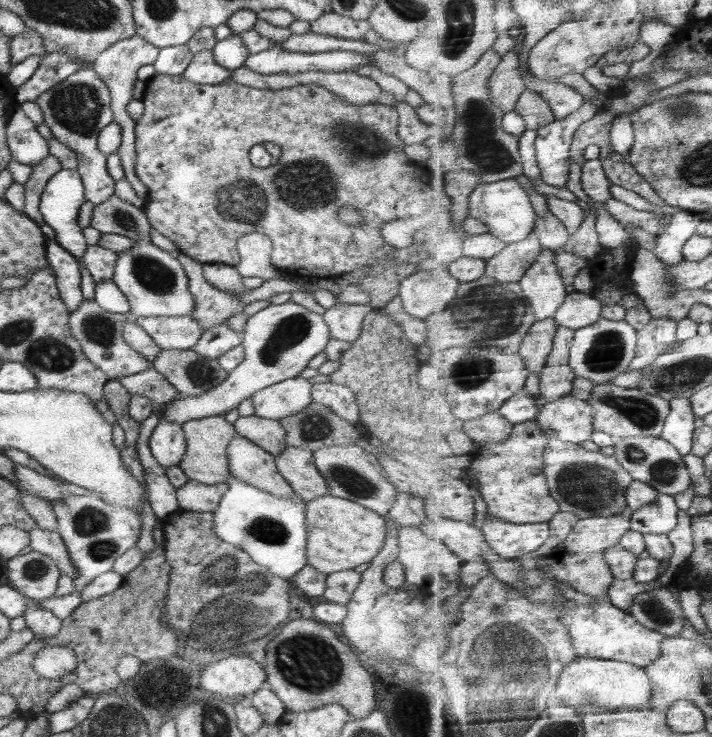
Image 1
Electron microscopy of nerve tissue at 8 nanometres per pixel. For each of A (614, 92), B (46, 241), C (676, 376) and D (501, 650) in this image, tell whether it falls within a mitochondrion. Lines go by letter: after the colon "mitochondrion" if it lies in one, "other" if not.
A: other
B: other
C: mitochondrion
D: mitochondrion

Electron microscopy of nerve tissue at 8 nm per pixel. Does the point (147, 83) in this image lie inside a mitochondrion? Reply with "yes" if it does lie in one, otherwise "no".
no

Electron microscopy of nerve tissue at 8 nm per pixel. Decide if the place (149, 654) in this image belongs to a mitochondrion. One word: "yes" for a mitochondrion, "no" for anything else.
no

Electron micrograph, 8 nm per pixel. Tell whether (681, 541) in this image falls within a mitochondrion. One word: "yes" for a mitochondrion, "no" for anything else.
no

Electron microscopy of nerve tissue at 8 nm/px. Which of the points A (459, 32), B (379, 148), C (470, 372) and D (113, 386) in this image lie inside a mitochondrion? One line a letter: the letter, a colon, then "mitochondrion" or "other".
A: mitochondrion
B: mitochondrion
C: mitochondrion
D: other

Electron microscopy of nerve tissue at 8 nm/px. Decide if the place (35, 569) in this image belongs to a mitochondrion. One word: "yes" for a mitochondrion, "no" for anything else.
yes

